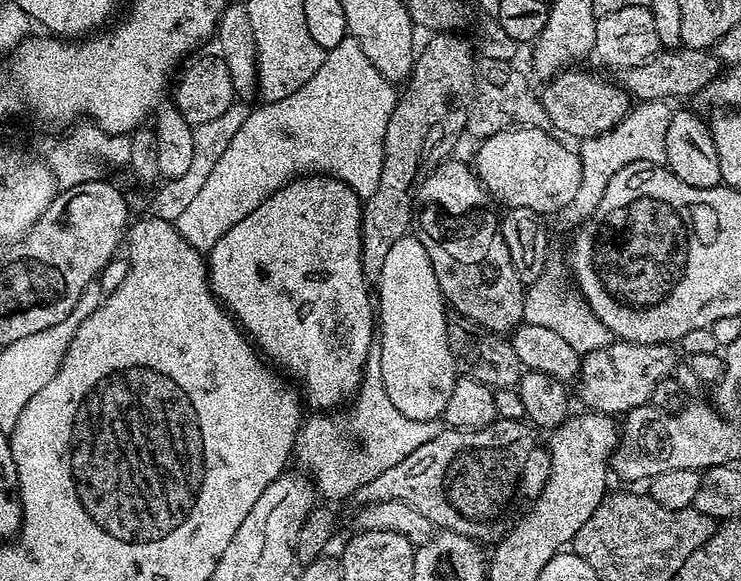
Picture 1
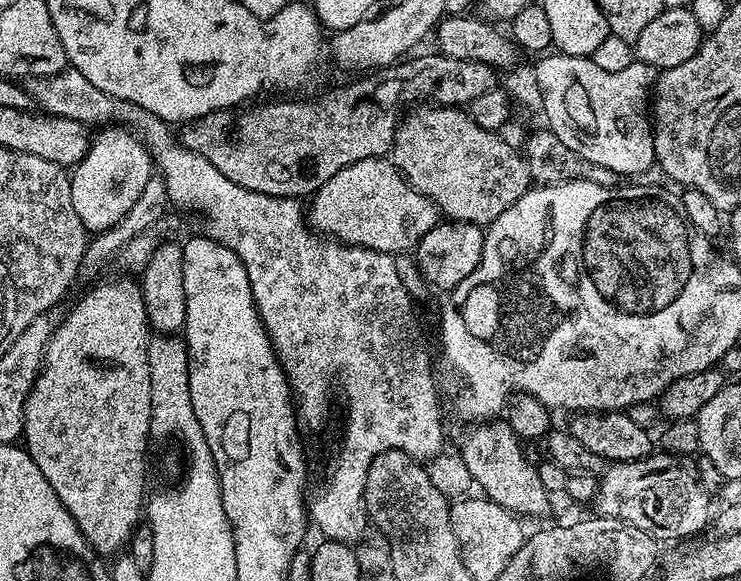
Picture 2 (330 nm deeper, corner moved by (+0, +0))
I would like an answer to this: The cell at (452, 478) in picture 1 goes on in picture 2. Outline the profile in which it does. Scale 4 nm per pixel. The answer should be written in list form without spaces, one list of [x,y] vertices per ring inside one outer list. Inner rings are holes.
[[[649,454],[640,460],[612,462],[603,469],[598,480],[595,511],[601,516],[624,520],[638,526],[657,542],[684,540],[704,527],[709,527],[710,496],[702,488],[699,472],[691,459],[671,454]]]

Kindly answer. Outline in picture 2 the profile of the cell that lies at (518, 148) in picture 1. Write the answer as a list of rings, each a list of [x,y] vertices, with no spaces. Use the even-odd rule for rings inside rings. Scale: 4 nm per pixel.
[[[362,158],[362,162],[354,162],[346,166],[346,170],[338,170],[330,182],[315,192],[310,203],[306,208],[306,219],[317,233],[339,240],[342,244],[357,244],[389,254],[404,254],[415,249],[417,242],[438,222],[436,205],[430,198],[411,188],[388,158]]]

